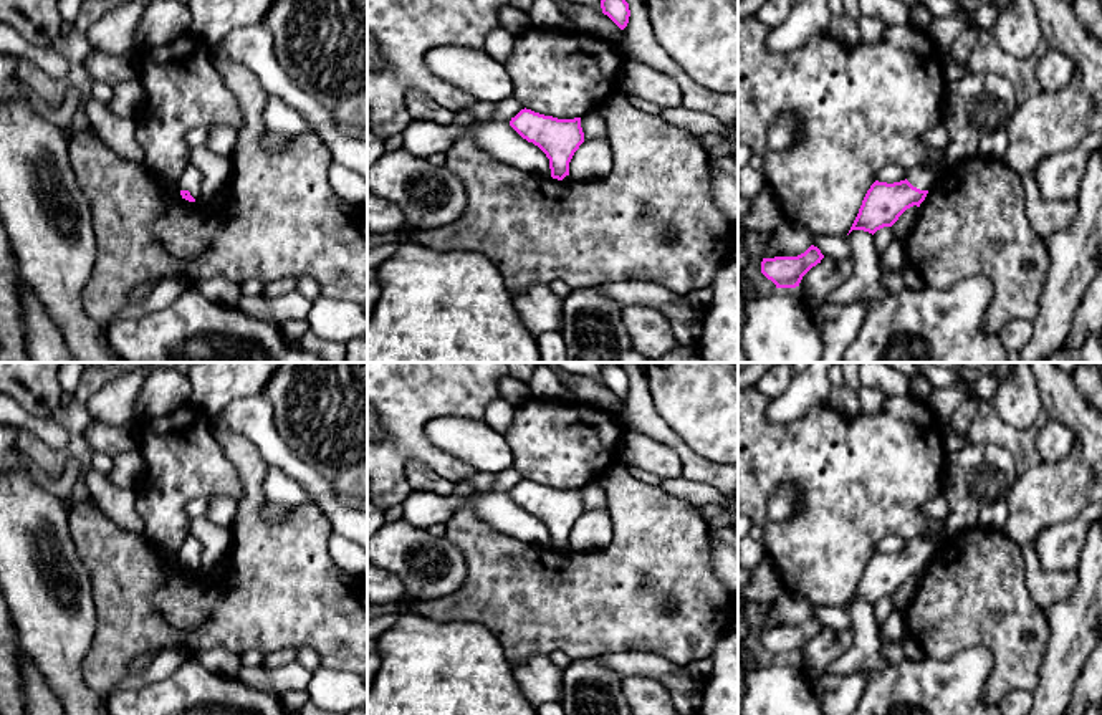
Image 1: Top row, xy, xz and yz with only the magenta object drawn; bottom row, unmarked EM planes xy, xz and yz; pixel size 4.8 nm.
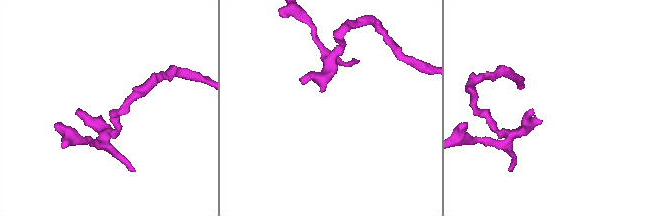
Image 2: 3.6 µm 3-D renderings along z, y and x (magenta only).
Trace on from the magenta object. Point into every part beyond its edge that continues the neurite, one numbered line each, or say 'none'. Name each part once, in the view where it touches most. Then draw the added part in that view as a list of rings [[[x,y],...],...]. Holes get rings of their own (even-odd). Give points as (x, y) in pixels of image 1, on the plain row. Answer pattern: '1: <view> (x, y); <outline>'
1: yz (924, 550); [[[912,540],[907,543],[907,551],[920,561],[930,561],[940,543],[941,540]]]

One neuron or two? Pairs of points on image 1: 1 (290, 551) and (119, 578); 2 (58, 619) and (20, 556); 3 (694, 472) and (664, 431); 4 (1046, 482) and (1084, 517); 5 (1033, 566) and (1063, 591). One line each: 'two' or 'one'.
1: one
2: one
3: one
4: two
5: one

